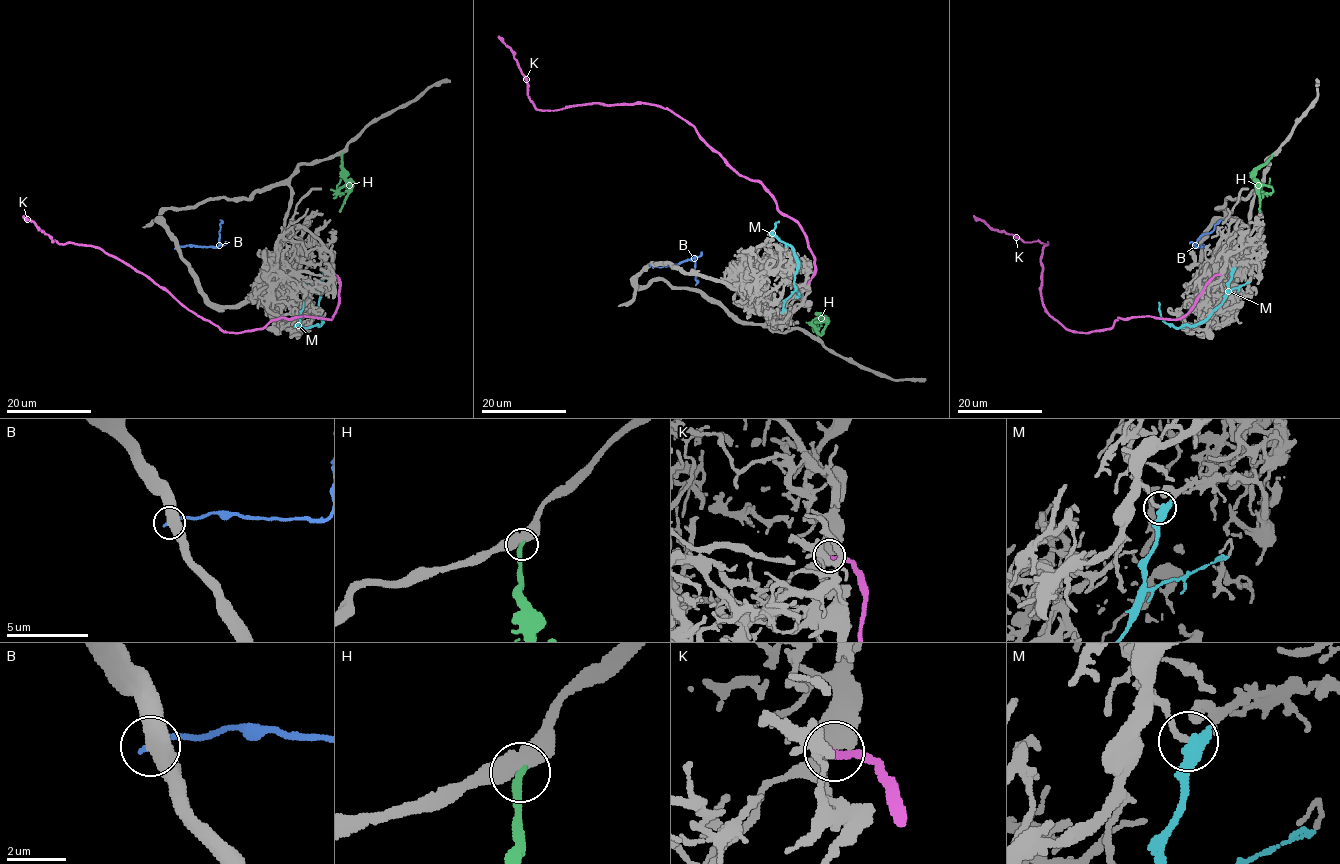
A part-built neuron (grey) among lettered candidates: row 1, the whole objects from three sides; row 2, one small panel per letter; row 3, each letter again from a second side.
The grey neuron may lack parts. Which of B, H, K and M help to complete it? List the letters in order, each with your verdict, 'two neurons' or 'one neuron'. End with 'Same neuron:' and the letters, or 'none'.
B: two neurons
H: one neuron
K: two neurons
M: two neurons
Same neuron: H

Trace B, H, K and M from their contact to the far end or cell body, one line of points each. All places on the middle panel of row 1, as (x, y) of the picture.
B: (651, 265), (667, 266), (694, 257), (695, 285)
H: (817, 335), (817, 321), (822, 317), (825, 320), (814, 322)
K: (806, 283), (815, 270), (807, 236), (683, 119), (647, 103), (537, 110), (498, 36)
M: (798, 295), (795, 288), (797, 264), (794, 250), (773, 233), (775, 223), (779, 221)

